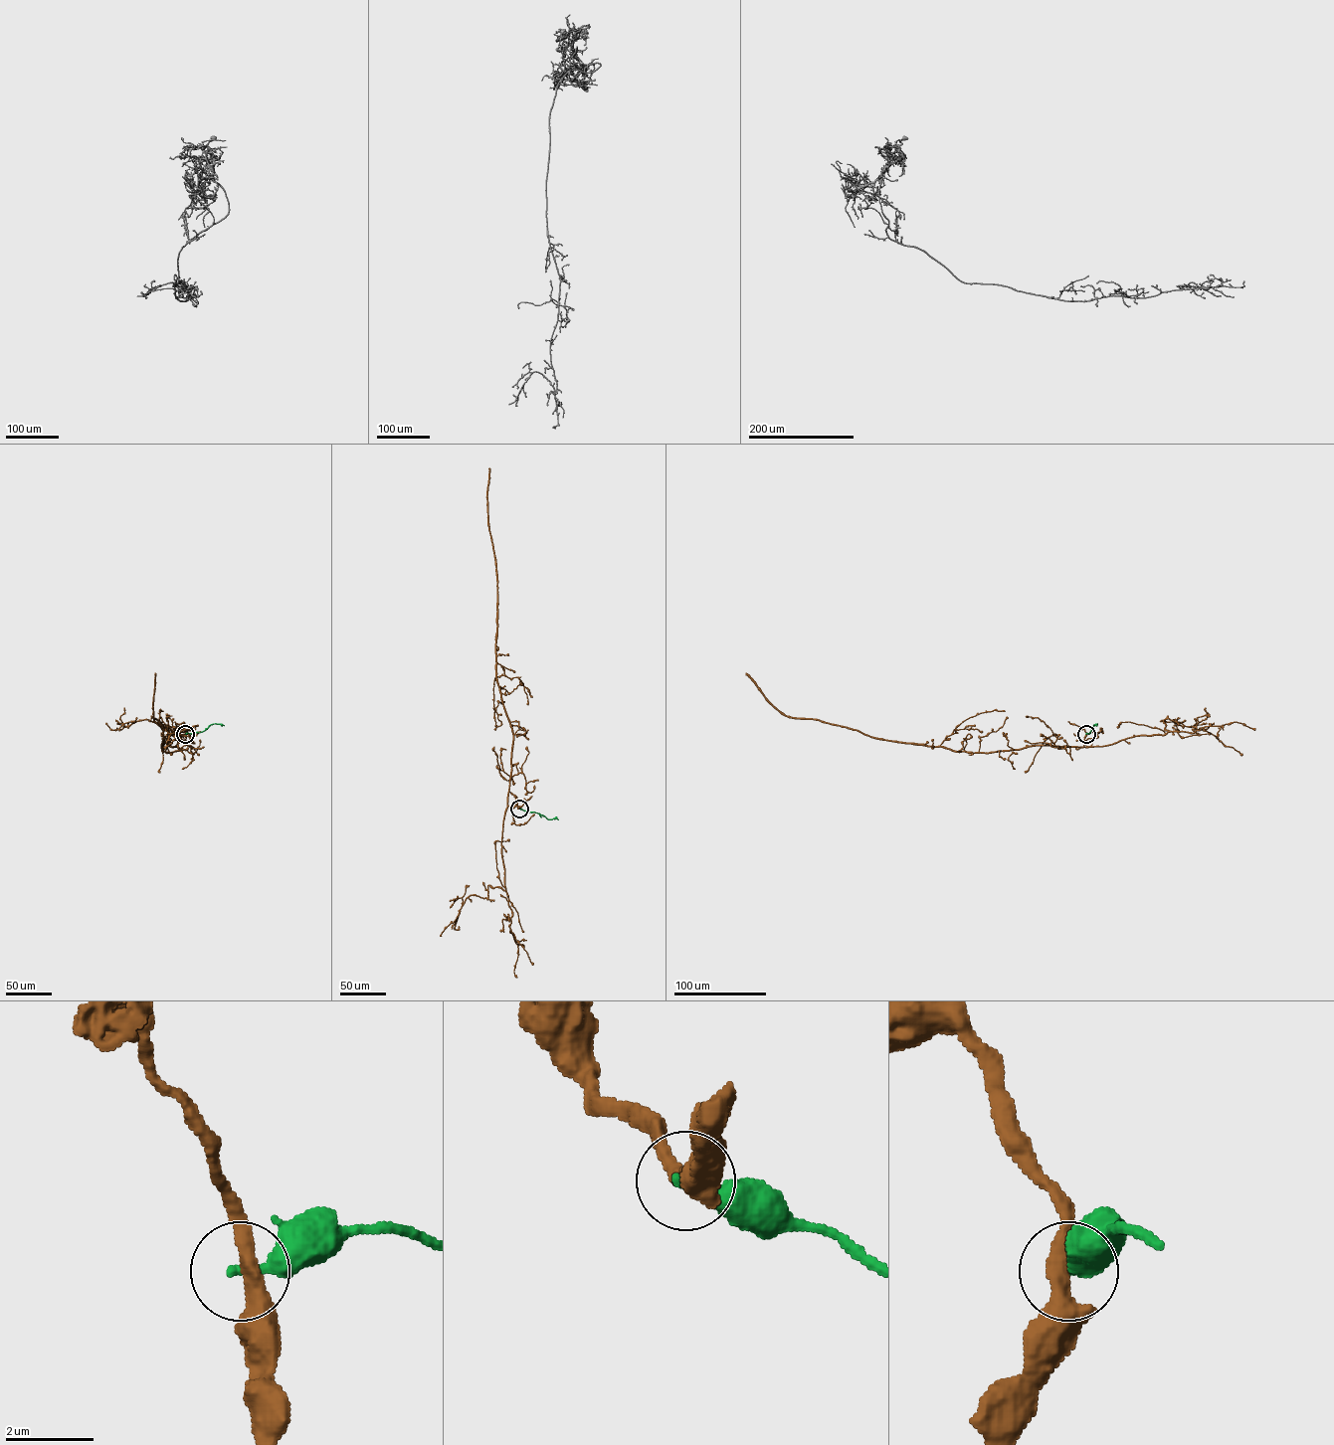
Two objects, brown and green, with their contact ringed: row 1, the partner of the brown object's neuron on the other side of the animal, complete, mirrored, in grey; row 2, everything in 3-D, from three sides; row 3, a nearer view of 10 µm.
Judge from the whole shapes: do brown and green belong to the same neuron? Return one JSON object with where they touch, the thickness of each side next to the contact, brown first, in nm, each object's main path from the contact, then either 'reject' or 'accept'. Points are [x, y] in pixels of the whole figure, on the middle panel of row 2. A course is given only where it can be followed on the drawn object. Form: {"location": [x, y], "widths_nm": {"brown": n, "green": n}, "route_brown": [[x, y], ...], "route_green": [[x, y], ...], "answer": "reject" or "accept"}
{"location": [519, 809], "widths_nm": {"brown": 400, "green": 260}, "route_brown": [[519, 809], [507, 805], [513, 734], [496, 677], [497, 578], [488, 521], [489, 468]], "route_green": [[519, 809], [539, 813], [548, 819], [558, 819]], "answer": "reject"}

